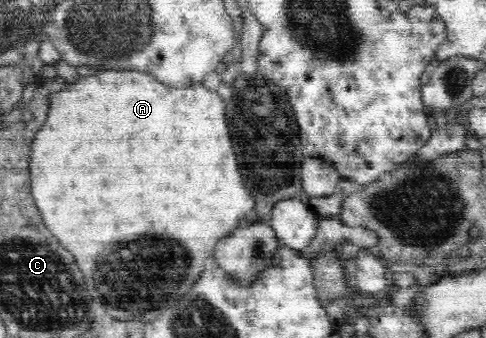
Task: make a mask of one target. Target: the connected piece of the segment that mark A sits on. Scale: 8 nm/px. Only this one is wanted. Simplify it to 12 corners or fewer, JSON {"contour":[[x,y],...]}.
{"contour":[[200,84],[52,94],[31,194],[112,318],[254,208]]}

